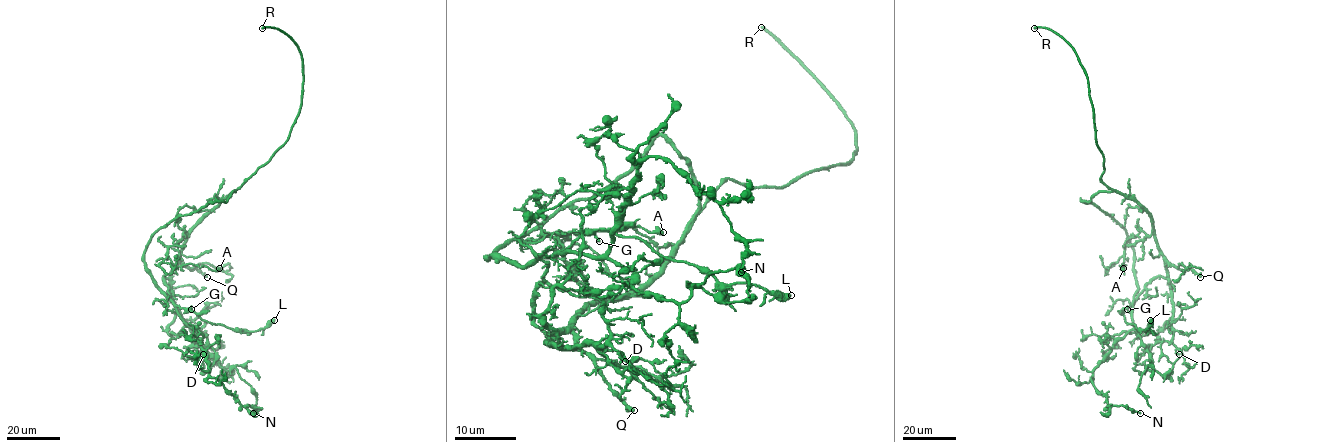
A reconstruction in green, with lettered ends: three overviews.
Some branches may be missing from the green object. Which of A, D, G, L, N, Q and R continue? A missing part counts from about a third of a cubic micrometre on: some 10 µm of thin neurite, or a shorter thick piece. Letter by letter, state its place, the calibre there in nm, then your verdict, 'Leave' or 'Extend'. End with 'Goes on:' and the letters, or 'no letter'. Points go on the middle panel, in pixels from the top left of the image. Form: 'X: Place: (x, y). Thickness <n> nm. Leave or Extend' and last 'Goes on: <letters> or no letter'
A: Place: (663, 232). Thickness 500 nm. Leave
D: Place: (625, 361). Thickness 160 nm. Leave
G: Place: (599, 241). Thickness 160 nm. Leave
L: Place: (791, 295). Thickness 600 nm. Leave
N: Place: (741, 272). Thickness 160 nm. Leave
Q: Place: (634, 410). Thickness 400 nm. Extend
R: Place: (761, 27). Thickness 320 nm. Extend
Goes on: Q, R

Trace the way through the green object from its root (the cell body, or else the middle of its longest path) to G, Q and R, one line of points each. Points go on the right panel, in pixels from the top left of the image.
G: (1152, 225), (1166, 277), (1156, 276), (1124, 308), (1127, 309)
Q: (1152, 225), (1161, 254), (1173, 265), (1182, 270), (1191, 269), (1200, 277)
R: (1152, 225), (1139, 204), (1100, 179), (1104, 157), (1096, 141), (1087, 76), (1075, 51), (1049, 28), (1034, 28)

